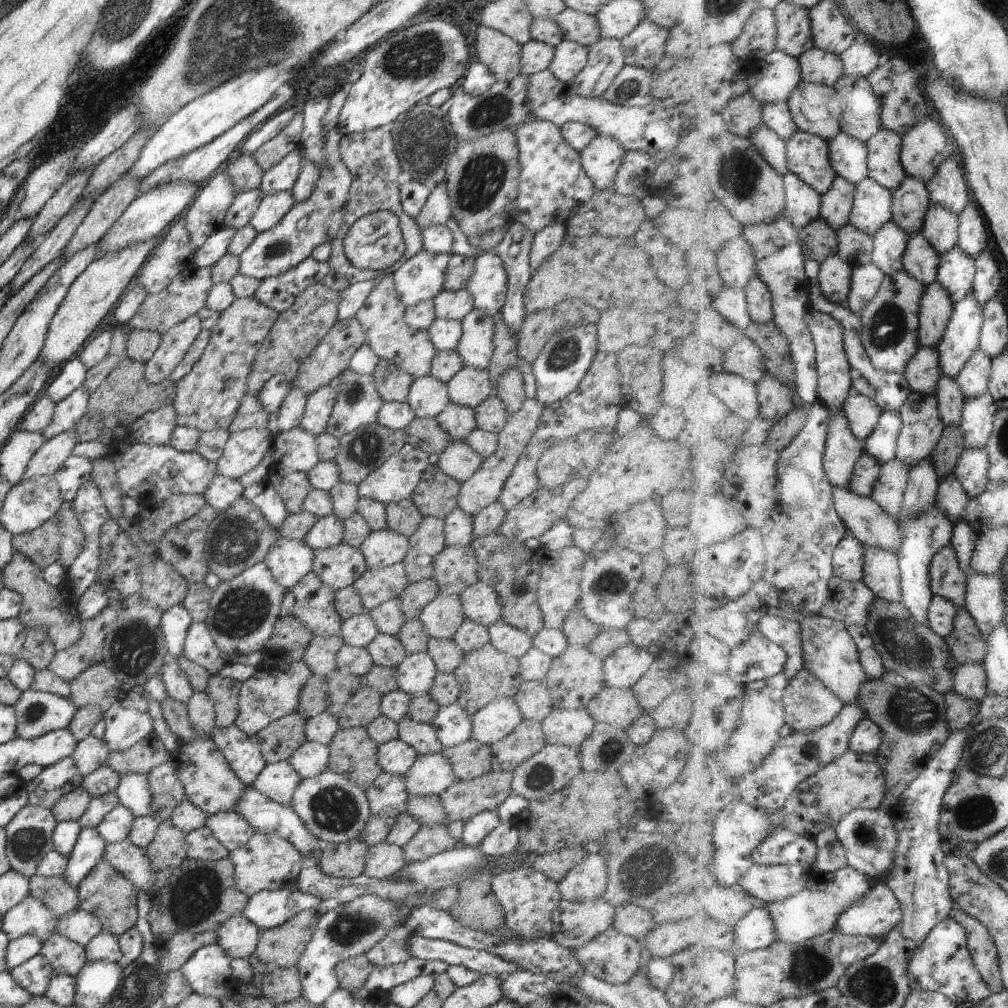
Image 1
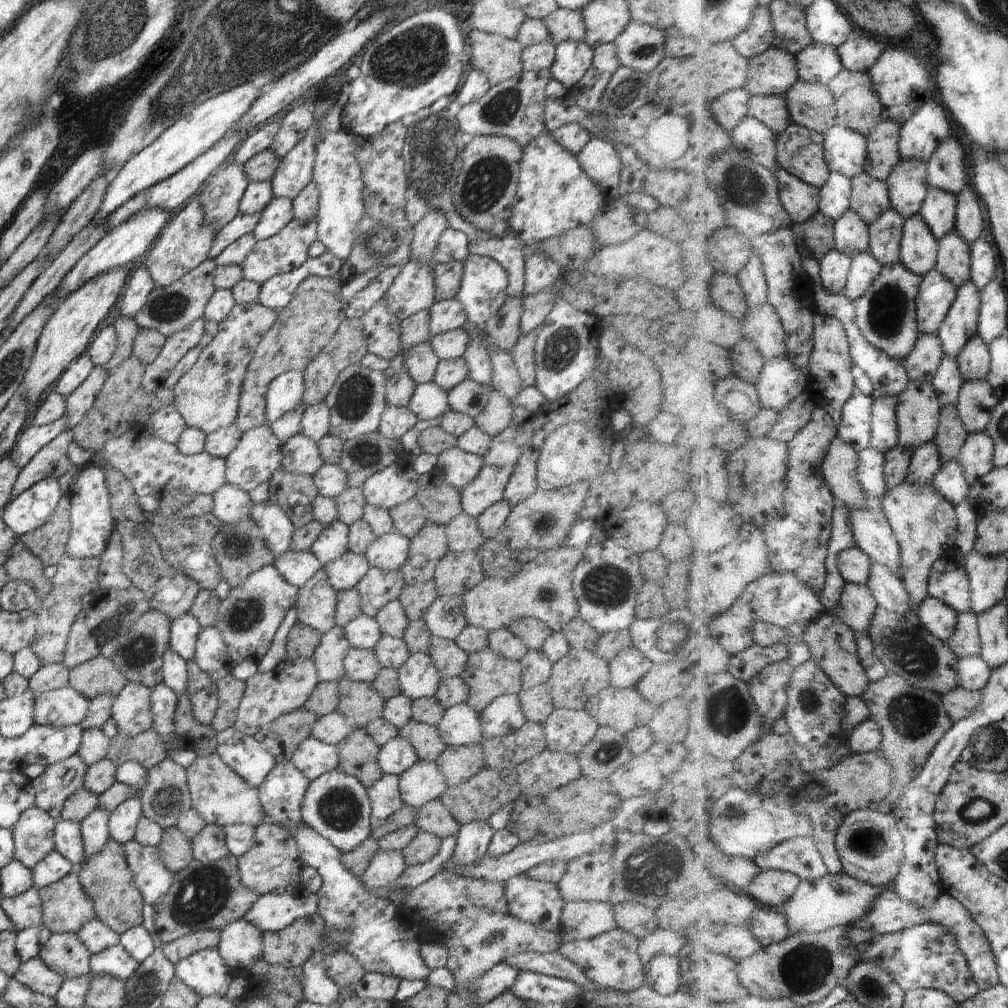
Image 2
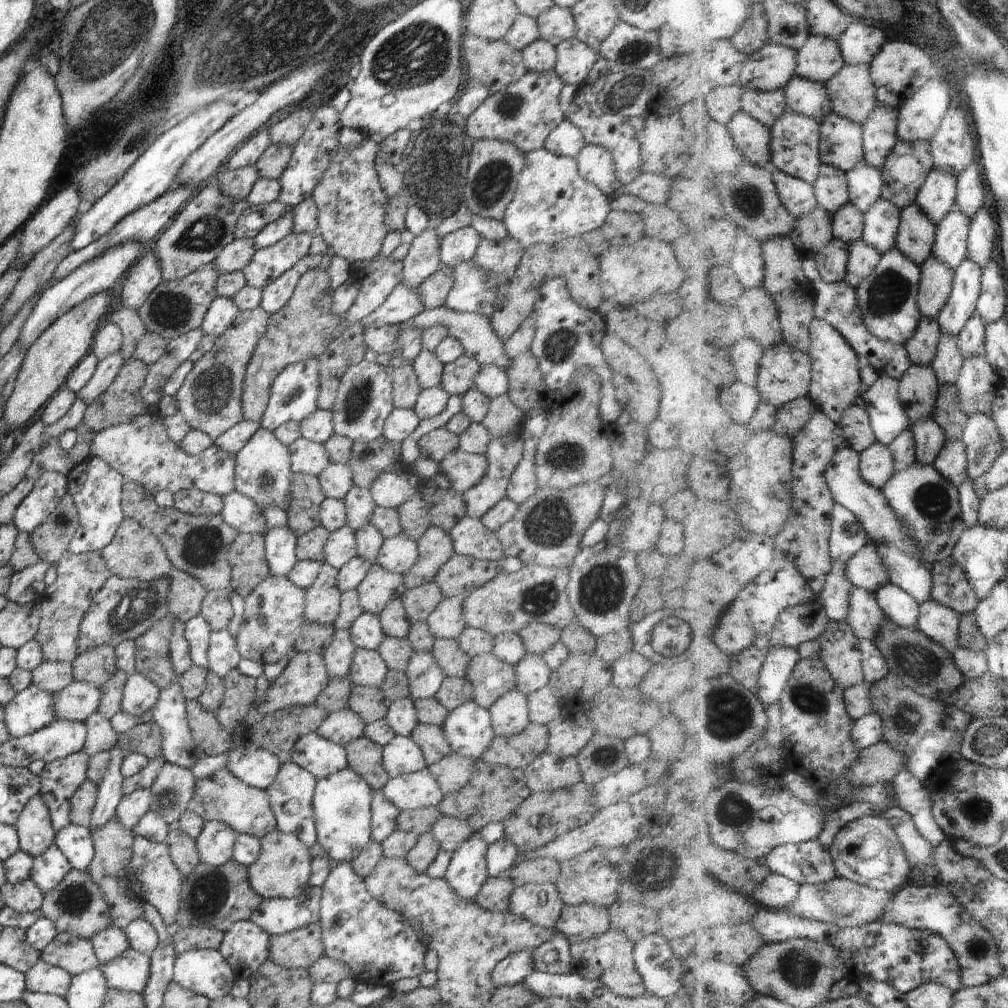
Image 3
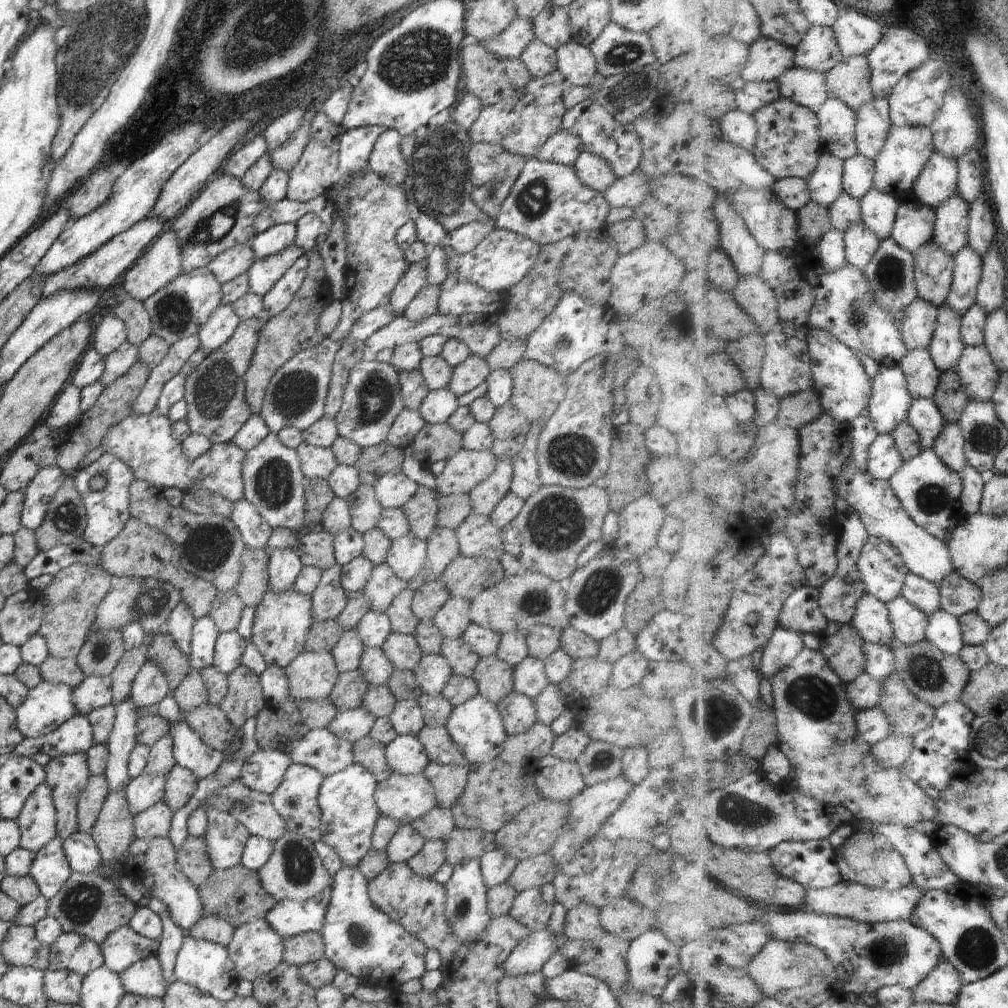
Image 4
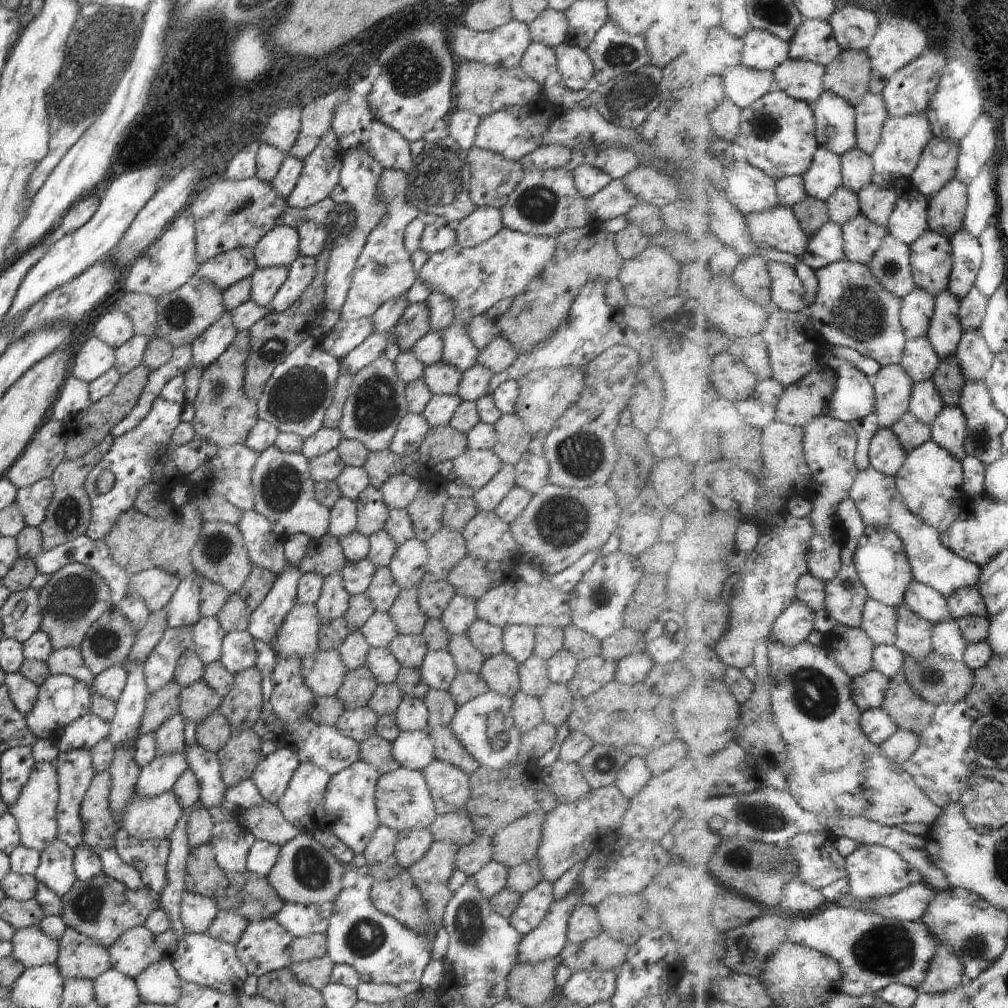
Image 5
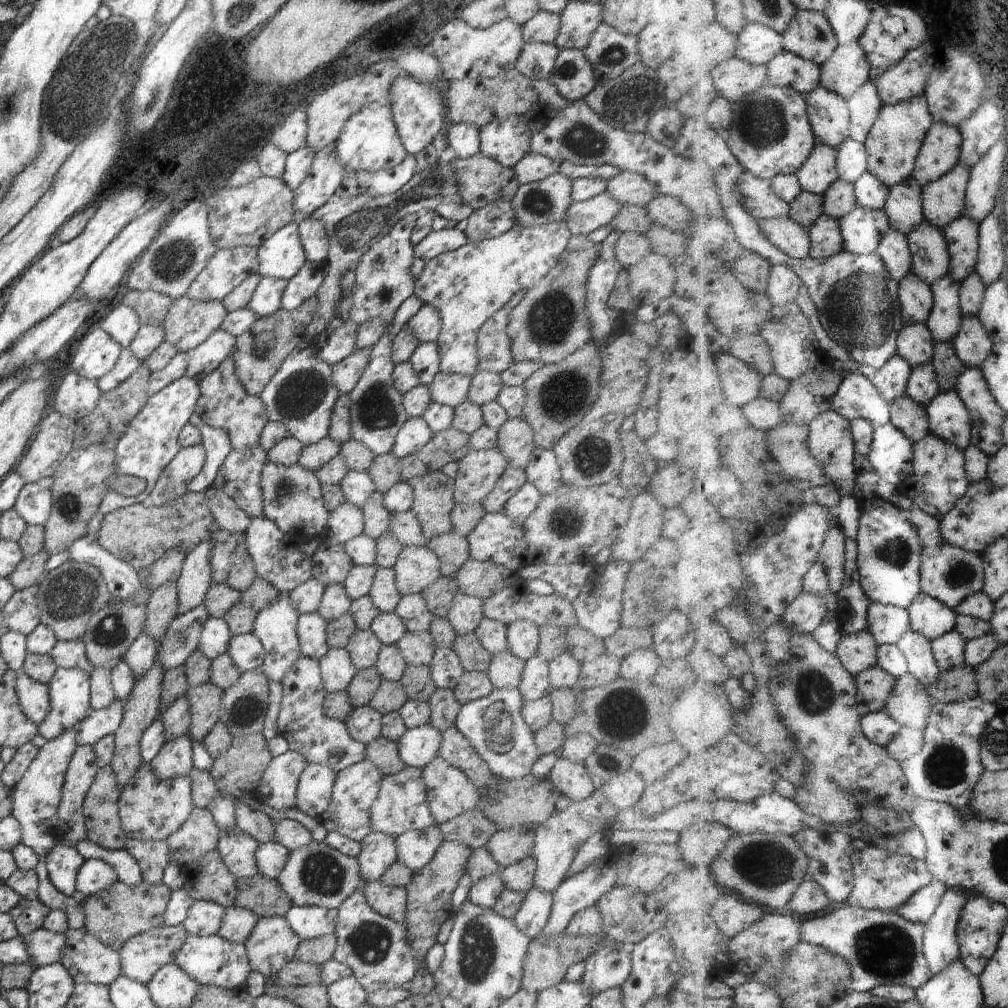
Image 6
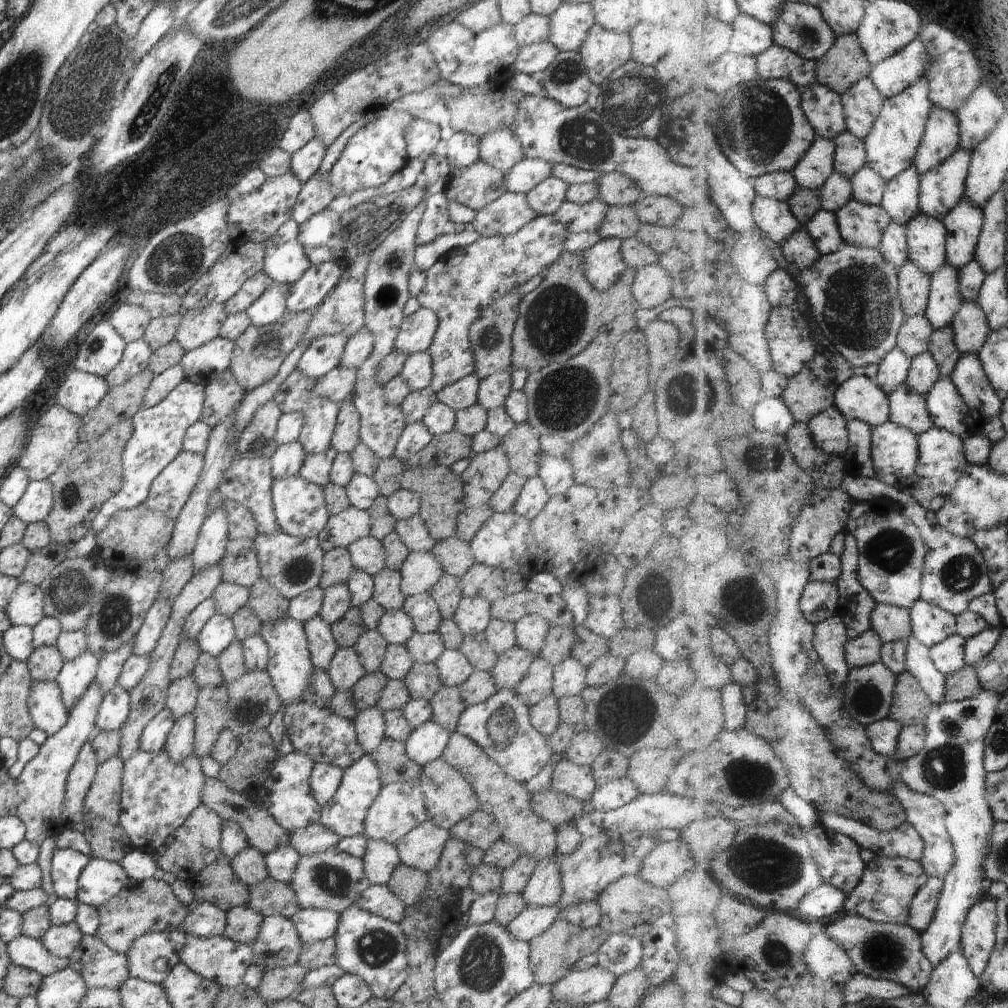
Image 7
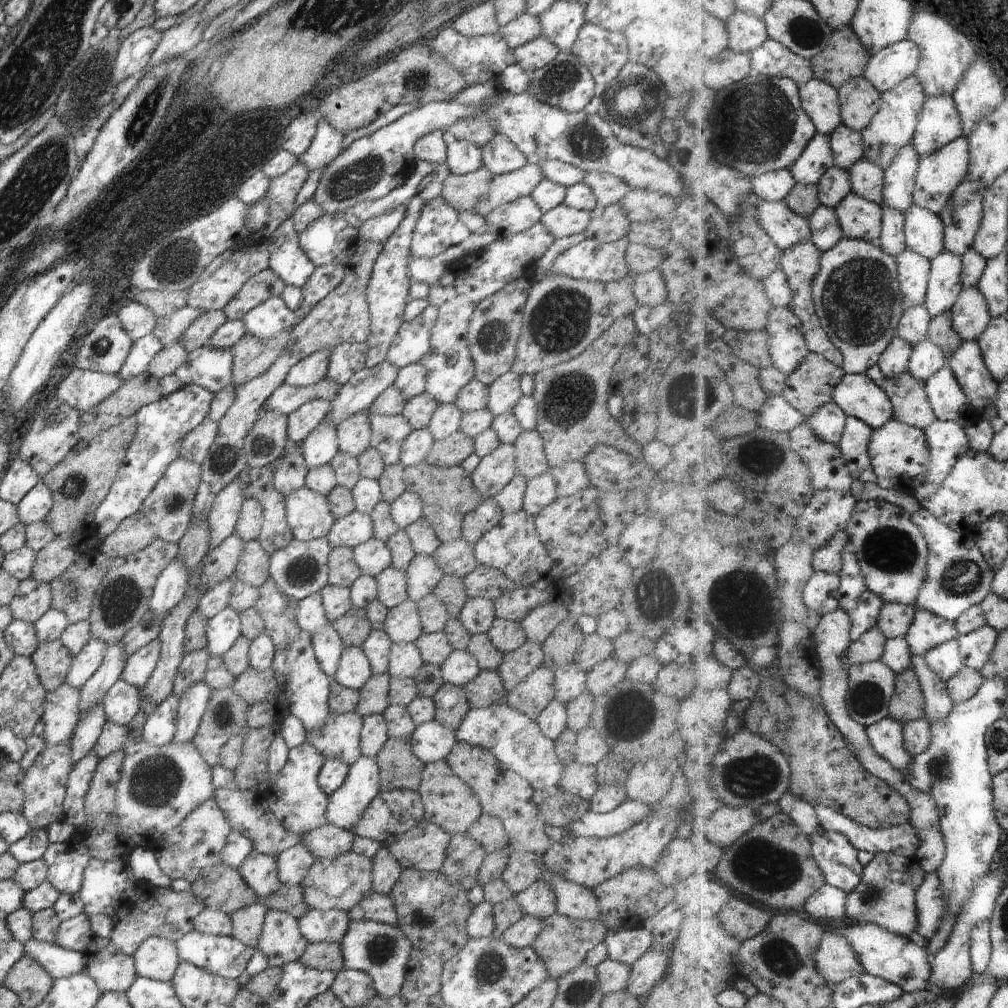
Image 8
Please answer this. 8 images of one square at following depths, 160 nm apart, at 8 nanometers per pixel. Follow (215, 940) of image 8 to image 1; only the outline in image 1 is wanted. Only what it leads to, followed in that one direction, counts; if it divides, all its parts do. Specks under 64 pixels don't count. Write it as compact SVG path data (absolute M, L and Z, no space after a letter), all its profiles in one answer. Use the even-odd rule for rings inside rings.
M215 945L204 946L180 968L193 993L213 997L219 1001L231 993L234 982L231 959Z

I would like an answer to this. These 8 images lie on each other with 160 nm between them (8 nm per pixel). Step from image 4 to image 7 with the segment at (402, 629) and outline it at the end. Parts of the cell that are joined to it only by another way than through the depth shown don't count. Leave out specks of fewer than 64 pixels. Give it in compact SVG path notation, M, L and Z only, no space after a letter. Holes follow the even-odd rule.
M428 593L405 597L402 610L412 619L415 632L437 632L442 618L436 602Z

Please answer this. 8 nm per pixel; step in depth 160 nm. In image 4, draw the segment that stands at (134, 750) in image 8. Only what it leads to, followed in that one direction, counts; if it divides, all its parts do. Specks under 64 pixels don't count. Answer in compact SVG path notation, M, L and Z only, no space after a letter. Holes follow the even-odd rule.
M158 803L133 816L133 831L136 839L168 837L173 812L166 803Z

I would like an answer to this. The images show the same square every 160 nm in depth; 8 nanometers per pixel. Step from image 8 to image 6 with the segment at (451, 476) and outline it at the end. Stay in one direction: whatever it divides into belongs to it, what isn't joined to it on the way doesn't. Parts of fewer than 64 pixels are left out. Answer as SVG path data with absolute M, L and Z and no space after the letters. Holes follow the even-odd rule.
M440 470L426 471L424 475L407 481L413 488L413 505L410 512L418 519L426 540L429 541L435 536L452 531L451 512L456 504L454 498L455 480Z

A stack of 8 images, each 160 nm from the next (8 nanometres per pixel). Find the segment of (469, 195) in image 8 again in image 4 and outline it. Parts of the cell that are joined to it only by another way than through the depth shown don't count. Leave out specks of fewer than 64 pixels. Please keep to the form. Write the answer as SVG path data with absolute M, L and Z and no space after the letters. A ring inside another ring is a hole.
M472 143L467 151L467 157L467 167L473 186L470 193L472 202L481 212L494 219L498 216L504 199L510 194L515 180L520 176L526 159L492 143Z

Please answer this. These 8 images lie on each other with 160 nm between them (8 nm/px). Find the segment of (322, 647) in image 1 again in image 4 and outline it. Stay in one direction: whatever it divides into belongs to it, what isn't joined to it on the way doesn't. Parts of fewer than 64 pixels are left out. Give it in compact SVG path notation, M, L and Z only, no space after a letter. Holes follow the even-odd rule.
M352 629L343 631L343 635L330 653L334 657L339 672L345 673L358 670L364 649L365 646L362 644L357 630Z

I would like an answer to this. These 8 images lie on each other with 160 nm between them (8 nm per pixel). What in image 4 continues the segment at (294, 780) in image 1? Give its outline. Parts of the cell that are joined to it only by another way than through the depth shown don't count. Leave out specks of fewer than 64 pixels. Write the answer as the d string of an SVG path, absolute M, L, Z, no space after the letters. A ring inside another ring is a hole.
M290 763L280 786L271 794L276 812L286 822L287 830L302 835L314 844L322 841L321 810L318 802L319 788L325 776L315 768L298 763Z

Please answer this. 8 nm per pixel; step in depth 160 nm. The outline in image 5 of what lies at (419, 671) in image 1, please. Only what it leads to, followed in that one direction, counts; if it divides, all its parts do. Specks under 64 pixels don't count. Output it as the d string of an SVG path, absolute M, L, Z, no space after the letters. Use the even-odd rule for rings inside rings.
M428 651L419 666L422 680L431 688L448 691L457 675L458 667L452 655L446 651Z

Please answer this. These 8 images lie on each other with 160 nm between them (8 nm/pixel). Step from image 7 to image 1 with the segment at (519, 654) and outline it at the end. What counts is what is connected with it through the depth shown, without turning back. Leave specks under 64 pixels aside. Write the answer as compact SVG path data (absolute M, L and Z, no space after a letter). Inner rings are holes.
M491 643L466 653L453 674L460 688L457 704L470 716L498 698L514 698L524 682L520 660L499 652Z

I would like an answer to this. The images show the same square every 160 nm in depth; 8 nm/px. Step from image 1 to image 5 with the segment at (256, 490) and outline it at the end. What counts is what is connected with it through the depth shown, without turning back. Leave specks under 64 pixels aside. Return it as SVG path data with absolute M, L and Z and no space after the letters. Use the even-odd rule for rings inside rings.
M288 562L287 567L277 574L274 584L262 604L251 611L247 631L254 639L270 644L275 639L278 627L281 627L284 617L297 603L297 586L301 577L298 566Z

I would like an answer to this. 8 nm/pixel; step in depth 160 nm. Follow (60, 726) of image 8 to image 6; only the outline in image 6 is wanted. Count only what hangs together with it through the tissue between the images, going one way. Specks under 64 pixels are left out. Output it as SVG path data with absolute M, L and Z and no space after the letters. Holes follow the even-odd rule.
M20 671L17 673L15 691L21 709L34 724L40 724L51 712L47 684L36 682Z

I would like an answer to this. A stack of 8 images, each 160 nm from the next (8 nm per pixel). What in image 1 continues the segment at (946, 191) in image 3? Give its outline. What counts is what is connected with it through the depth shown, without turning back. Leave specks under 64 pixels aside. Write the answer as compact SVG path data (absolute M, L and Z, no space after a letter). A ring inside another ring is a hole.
M936 208L932 210L932 216L926 220L926 236L934 240L934 246L940 252L948 252L958 246L958 228L960 228L960 218L954 216L946 208Z

